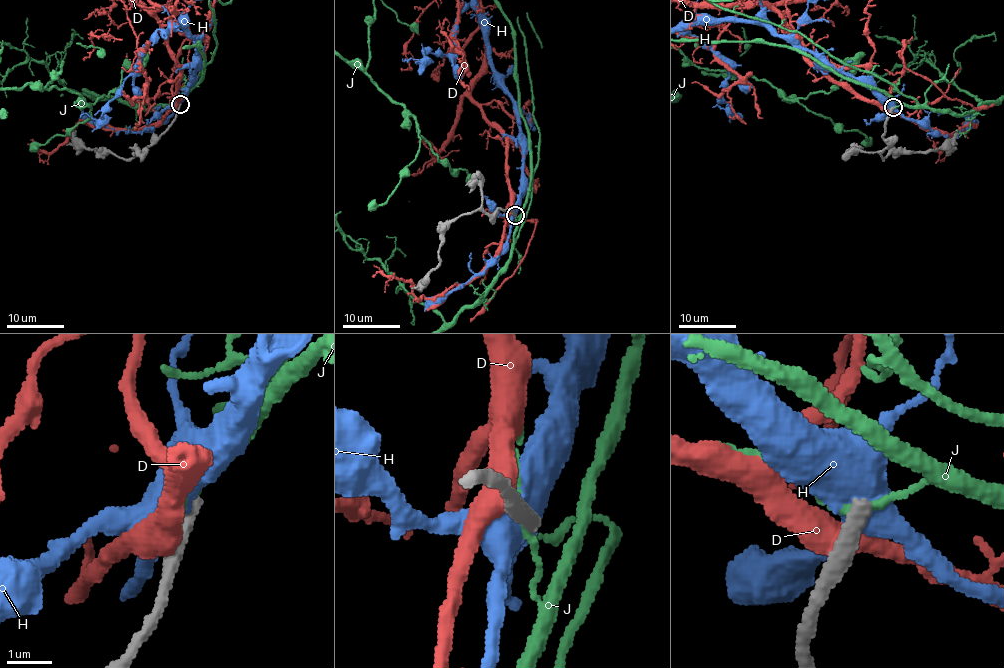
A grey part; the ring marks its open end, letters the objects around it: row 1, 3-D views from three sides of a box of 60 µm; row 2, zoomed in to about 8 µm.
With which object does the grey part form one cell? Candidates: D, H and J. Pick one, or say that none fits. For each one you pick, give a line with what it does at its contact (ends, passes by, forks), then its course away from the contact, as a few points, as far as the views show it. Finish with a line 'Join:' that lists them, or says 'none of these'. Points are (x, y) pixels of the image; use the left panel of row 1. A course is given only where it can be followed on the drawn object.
Join: none of these

